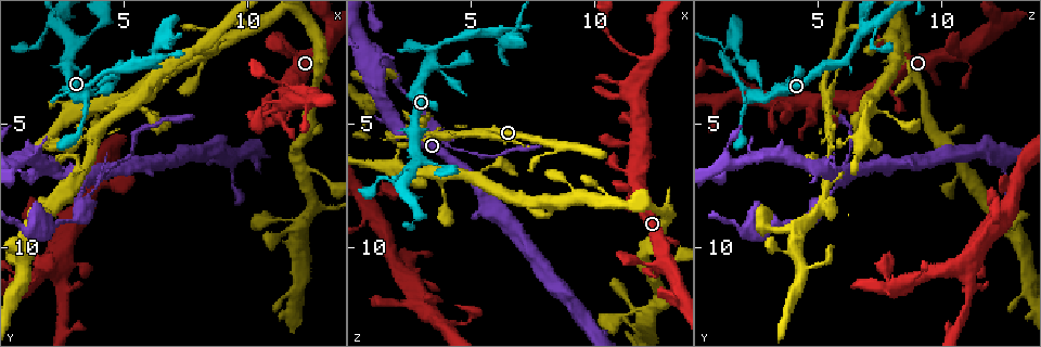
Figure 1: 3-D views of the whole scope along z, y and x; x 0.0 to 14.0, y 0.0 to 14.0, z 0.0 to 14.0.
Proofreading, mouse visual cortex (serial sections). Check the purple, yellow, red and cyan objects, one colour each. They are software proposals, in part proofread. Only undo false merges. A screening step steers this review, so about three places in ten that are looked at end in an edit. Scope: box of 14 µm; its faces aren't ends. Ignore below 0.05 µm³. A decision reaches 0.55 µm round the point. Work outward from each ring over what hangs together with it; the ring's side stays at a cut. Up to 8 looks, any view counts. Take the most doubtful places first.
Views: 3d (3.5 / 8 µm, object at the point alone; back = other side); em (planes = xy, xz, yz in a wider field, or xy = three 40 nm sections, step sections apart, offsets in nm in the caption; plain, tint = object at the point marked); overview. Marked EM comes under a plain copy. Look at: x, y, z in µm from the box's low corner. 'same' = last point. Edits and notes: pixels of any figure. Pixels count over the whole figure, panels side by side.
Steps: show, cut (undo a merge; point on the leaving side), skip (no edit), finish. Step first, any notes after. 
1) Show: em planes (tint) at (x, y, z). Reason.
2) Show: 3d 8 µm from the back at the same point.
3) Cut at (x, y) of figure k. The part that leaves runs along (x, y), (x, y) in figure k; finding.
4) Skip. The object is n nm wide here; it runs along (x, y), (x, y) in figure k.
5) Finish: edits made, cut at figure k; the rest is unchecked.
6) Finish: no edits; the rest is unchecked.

Show: 3d 3.5 µm from the back at (3.5, 3.9, 2.5).

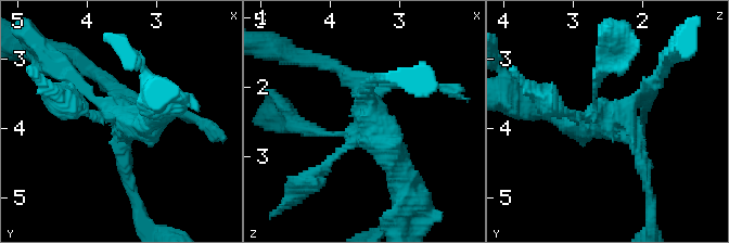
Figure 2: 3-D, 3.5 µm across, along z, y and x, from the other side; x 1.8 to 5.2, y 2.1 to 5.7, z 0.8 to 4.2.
Show: em xy step 3 (tint) at (3.45, 3.90, 2.55).

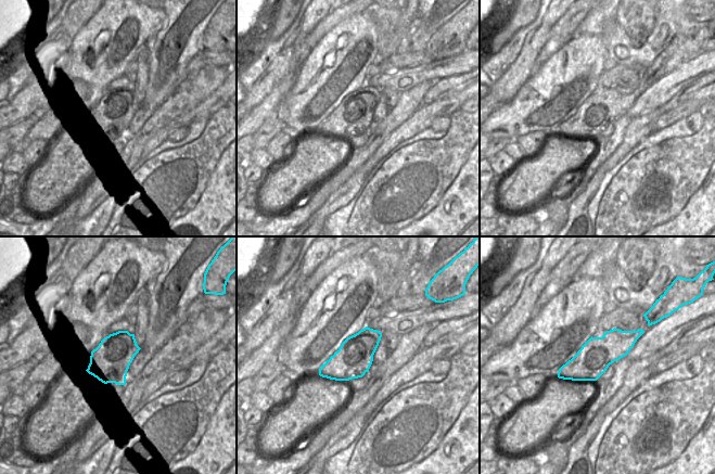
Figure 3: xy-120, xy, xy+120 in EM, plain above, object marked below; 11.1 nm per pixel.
Skip. It runs along (638, 333), (560, 374) in figure 3; continuous, no second cell.

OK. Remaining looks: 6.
Show: 3d 3.5 µm at (3.8, 5.4, 5.5). A fork.

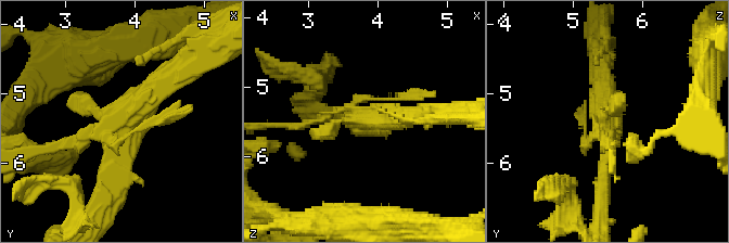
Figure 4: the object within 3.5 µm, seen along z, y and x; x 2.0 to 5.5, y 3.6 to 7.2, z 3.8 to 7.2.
Show: em xy step 3 (tint) at (3.80, 5.45, 5.55). Now the EM.

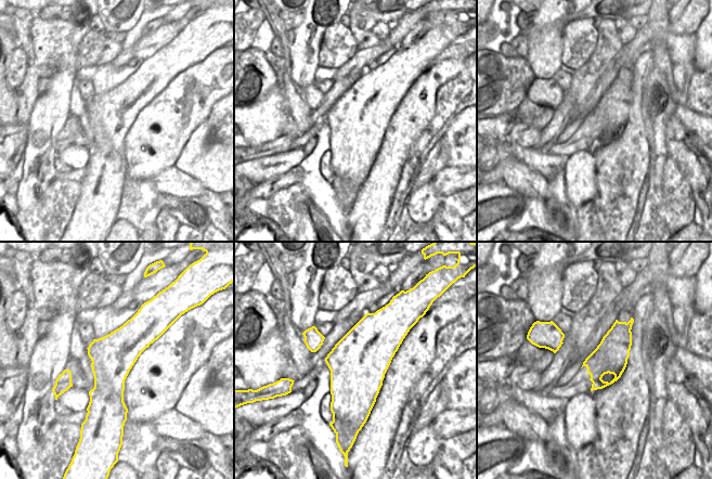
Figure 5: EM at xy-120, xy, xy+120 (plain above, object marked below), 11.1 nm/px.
Cut at (75, 144) of figure 4. The part that leaves runs along (115, 128), (49, 151), (29, 151) in figure 4; a second cell is stuck on.

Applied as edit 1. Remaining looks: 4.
Show: 3d 3.5 µm at (6.0, 2.5, 1.3). A fork.

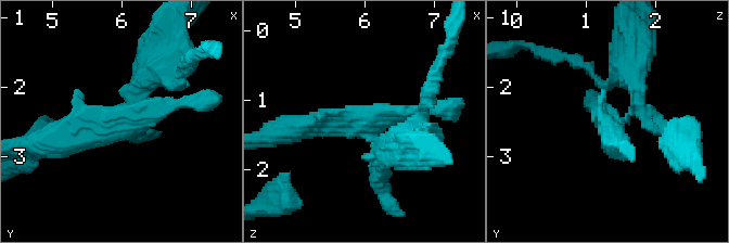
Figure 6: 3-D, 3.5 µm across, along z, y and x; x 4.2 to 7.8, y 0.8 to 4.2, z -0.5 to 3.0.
Show: em xy step 1 (tint) at (6.05, 2.50, 1.40). Need the tissue.

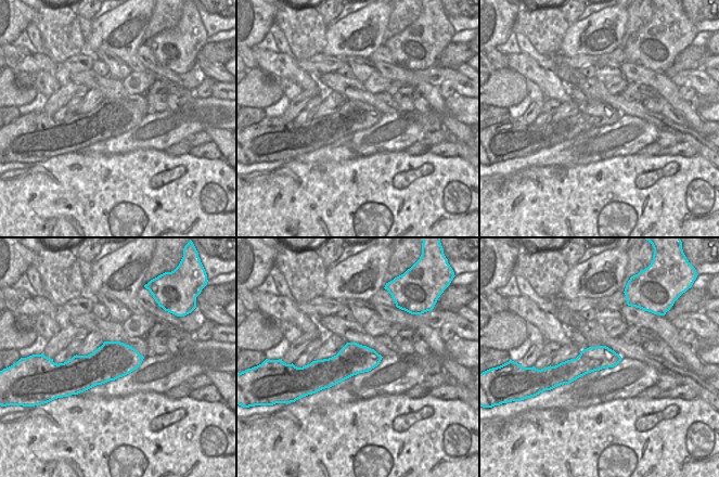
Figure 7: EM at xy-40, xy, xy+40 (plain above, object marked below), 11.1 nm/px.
Cut at (375, 181) of figure 6. The part that leaves runs along (379, 143), (416, 152) in figure 6; two cells meet here.

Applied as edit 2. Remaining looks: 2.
Finish: edits made, cut at figure 4, cut at figure 6; the rest is unchecked.

